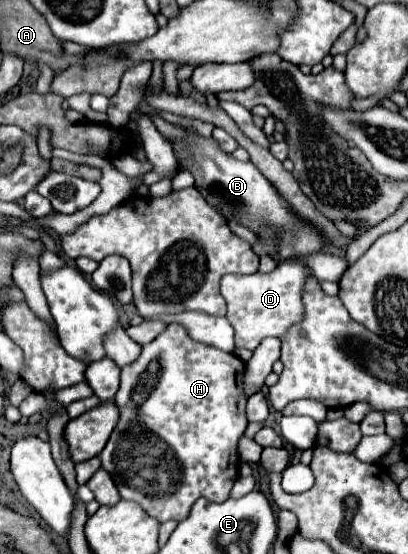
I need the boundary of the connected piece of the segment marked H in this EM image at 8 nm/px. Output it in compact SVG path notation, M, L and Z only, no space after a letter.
M169 324L163 330L163 334L159 334L153 342L149 342L147 346L143 346L143 352L141 352L139 360L133 362L131 366L125 366L121 370L121 388L115 394L115 404L121 410L121 420L119 420L117 428L113 430L107 446L99 454L103 468L115 480L115 484L117 484L119 494L121 494L123 500L137 502L149 516L157 518L159 522L167 522L167 520L181 522L181 520L185 520L187 514L189 514L189 510L191 510L191 506L195 504L195 500L203 498L203 496L207 500L211 500L211 502L225 502L227 500L229 490L233 488L233 484L235 484L235 480L239 476L239 464L241 464L241 460L239 460L239 454L237 454L237 442L239 442L239 438L243 436L243 432L247 428L245 396L243 396L243 382L241 382L243 370L245 370L245 362L241 358L237 358L235 354L223 352L223 350L217 350L213 346L205 346L201 342L191 340L189 334L187 334L187 330L181 324Z

